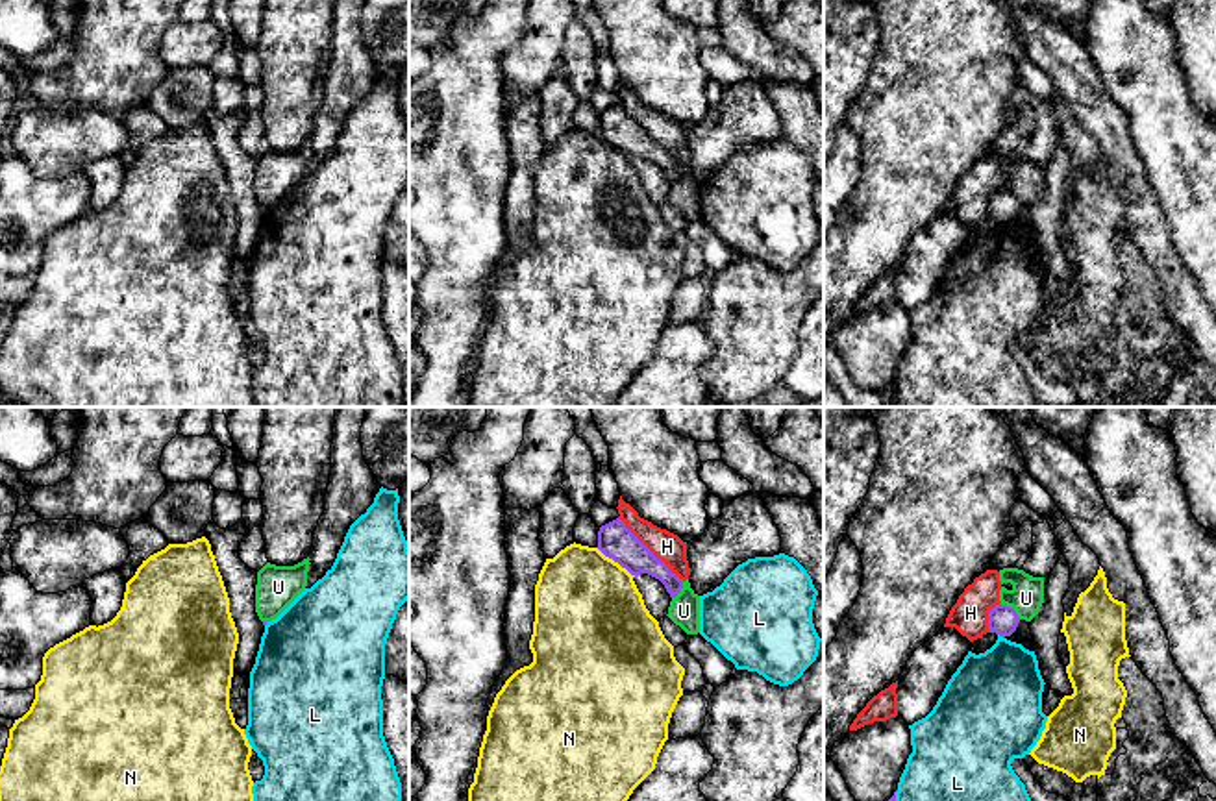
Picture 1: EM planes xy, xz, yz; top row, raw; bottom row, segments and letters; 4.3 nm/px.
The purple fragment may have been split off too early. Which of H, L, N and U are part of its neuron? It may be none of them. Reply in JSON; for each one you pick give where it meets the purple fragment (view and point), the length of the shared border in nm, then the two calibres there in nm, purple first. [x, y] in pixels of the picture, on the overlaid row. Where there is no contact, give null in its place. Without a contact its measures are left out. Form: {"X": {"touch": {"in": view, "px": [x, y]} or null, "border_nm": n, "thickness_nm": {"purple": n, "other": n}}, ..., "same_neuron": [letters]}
{"same_neuron": []}

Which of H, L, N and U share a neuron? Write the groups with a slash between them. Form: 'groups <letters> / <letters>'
groups H U / L / N

